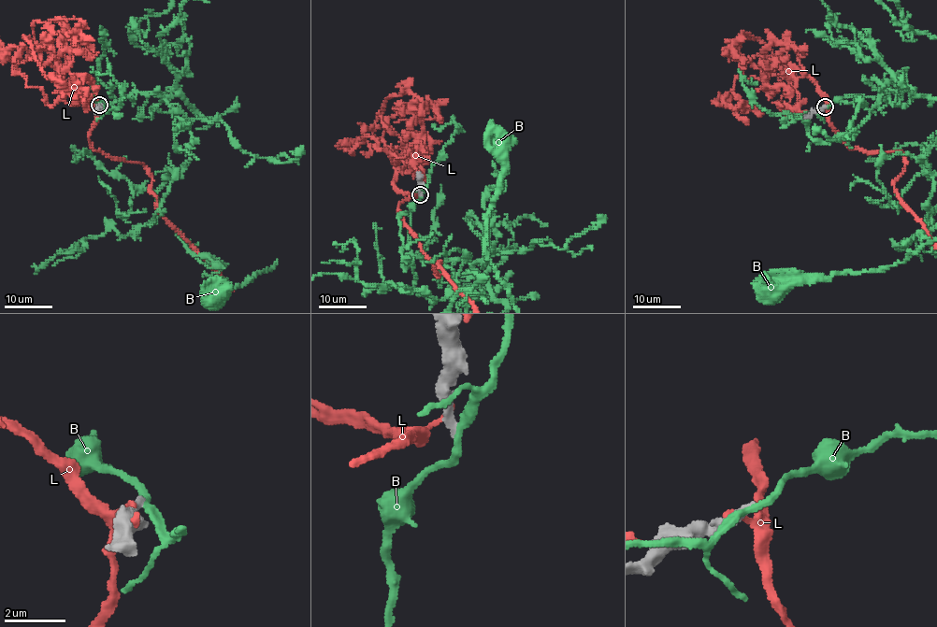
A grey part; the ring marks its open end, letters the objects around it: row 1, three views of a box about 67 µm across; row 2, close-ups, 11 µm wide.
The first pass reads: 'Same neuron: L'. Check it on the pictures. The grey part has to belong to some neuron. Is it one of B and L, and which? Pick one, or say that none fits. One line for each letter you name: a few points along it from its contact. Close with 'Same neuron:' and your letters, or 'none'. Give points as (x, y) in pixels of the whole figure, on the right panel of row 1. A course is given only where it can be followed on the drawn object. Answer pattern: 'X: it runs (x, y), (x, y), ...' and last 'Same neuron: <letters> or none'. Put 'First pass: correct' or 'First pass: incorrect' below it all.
Same neuron: none
First pass: incorrect

